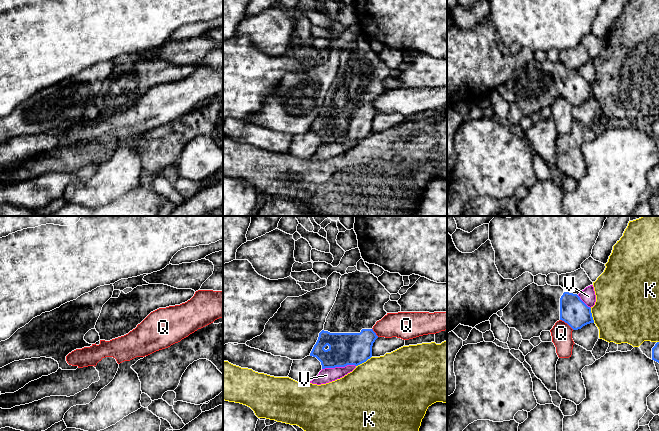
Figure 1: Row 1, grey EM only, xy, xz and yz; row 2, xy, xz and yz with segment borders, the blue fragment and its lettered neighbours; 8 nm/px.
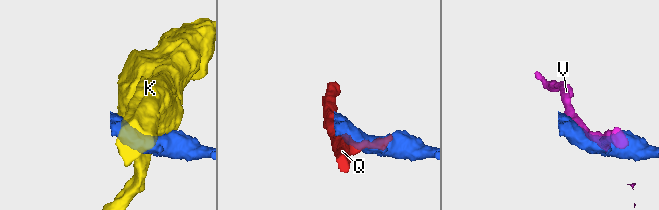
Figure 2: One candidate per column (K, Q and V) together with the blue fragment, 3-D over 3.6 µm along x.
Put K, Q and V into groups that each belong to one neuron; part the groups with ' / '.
K / Q / V

